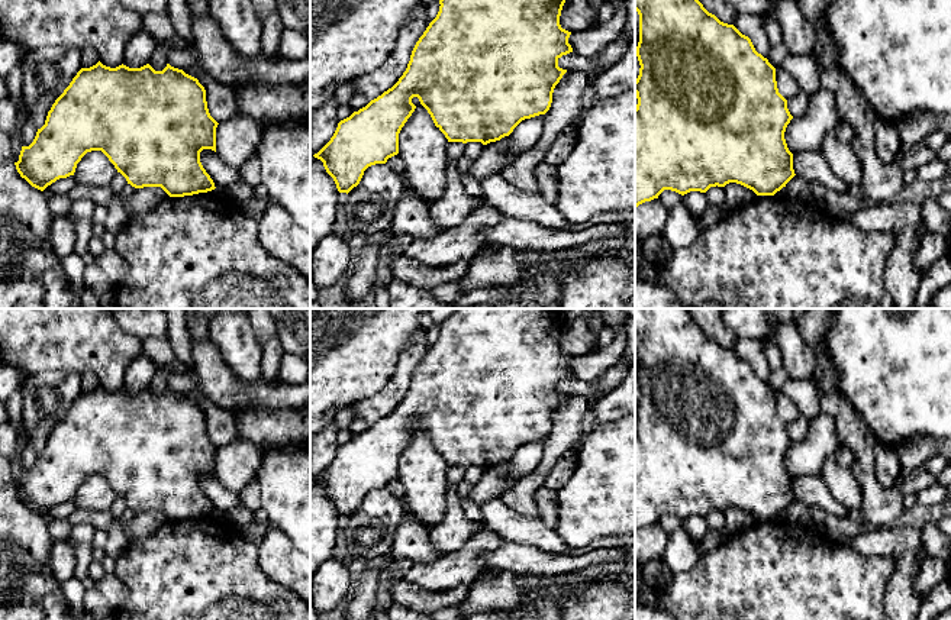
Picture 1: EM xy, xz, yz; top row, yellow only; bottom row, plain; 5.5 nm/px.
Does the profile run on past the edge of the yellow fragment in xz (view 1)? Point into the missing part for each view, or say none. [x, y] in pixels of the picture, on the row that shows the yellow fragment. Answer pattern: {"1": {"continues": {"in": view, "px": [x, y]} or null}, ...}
{"1": {"continues": null}}

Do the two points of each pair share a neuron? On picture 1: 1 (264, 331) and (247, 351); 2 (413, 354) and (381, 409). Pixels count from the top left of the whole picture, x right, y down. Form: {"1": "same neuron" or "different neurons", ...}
{"1": "different neurons", "2": "same neuron"}

